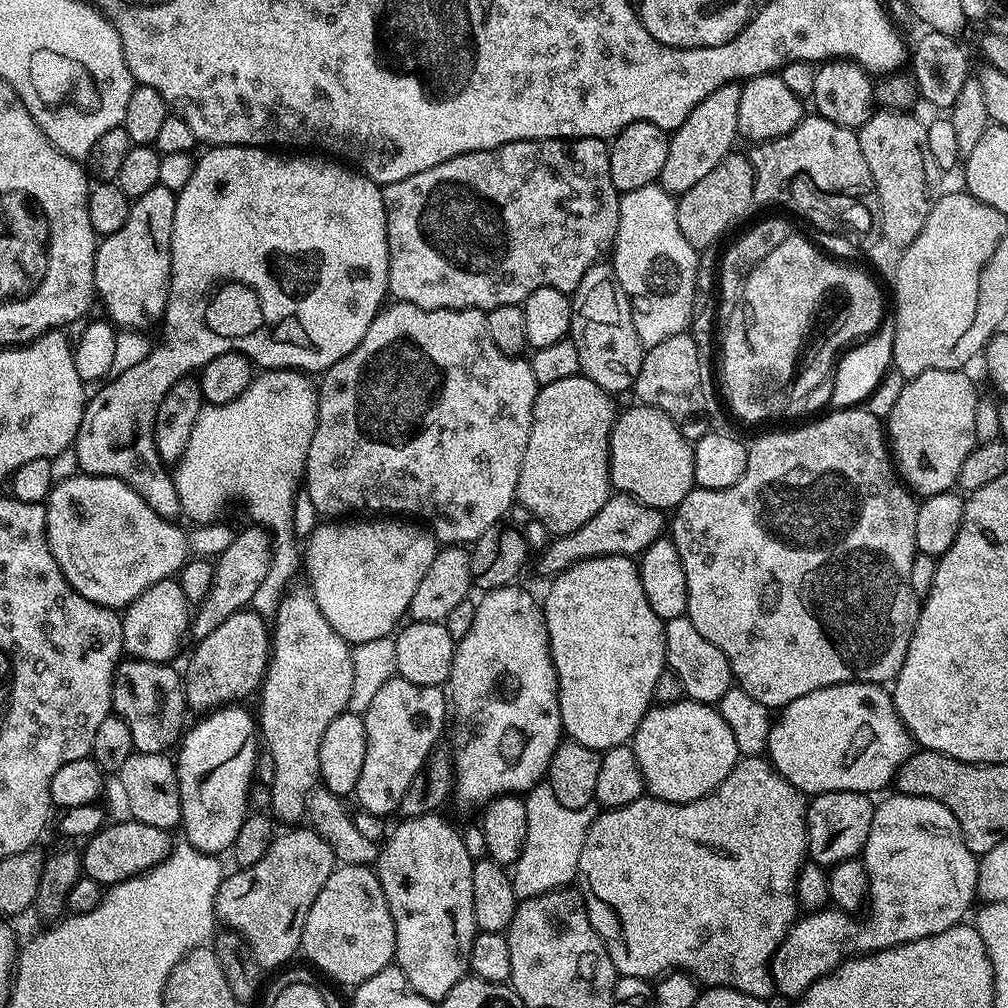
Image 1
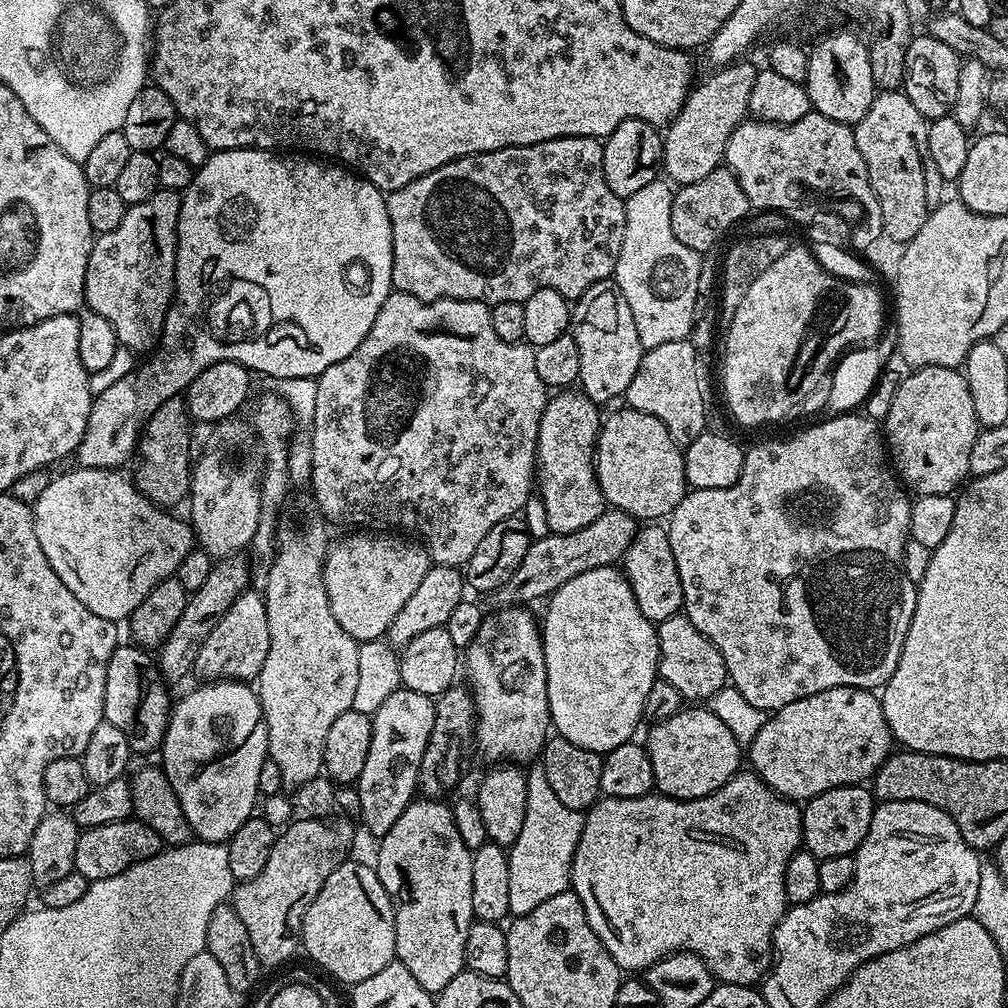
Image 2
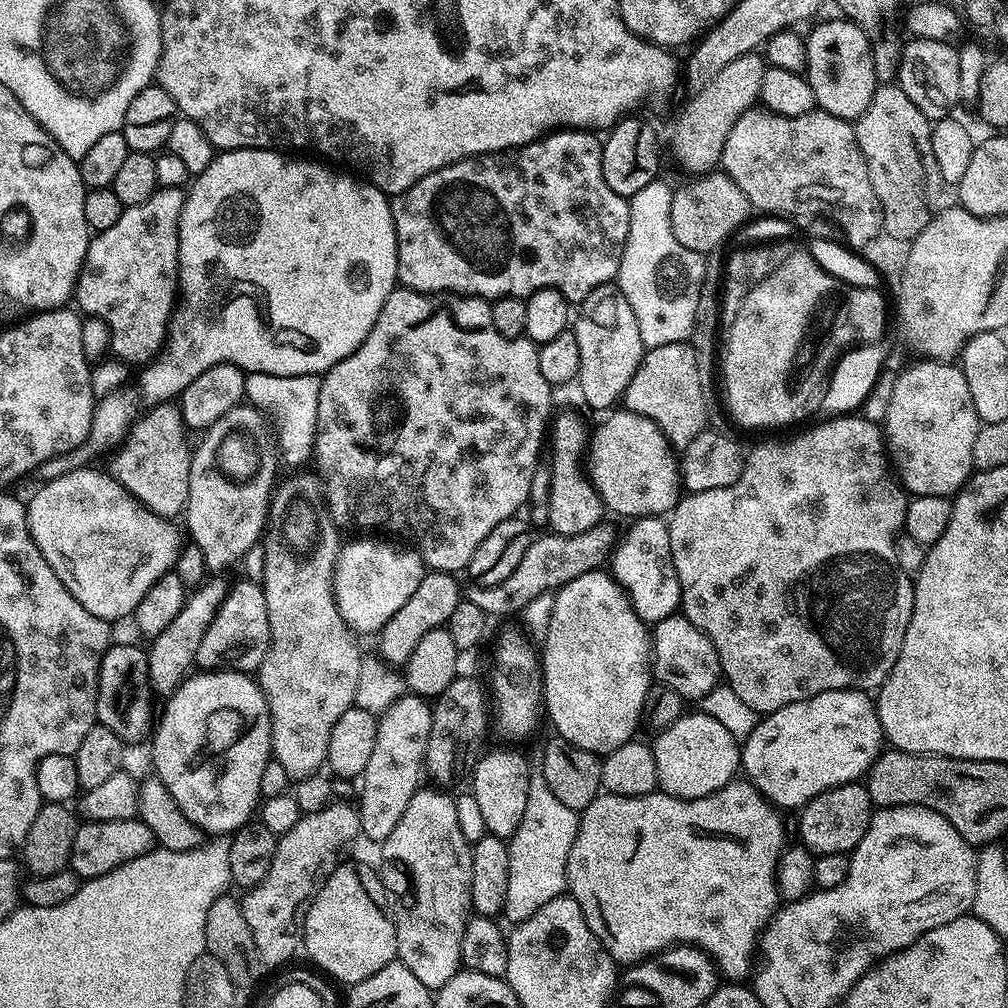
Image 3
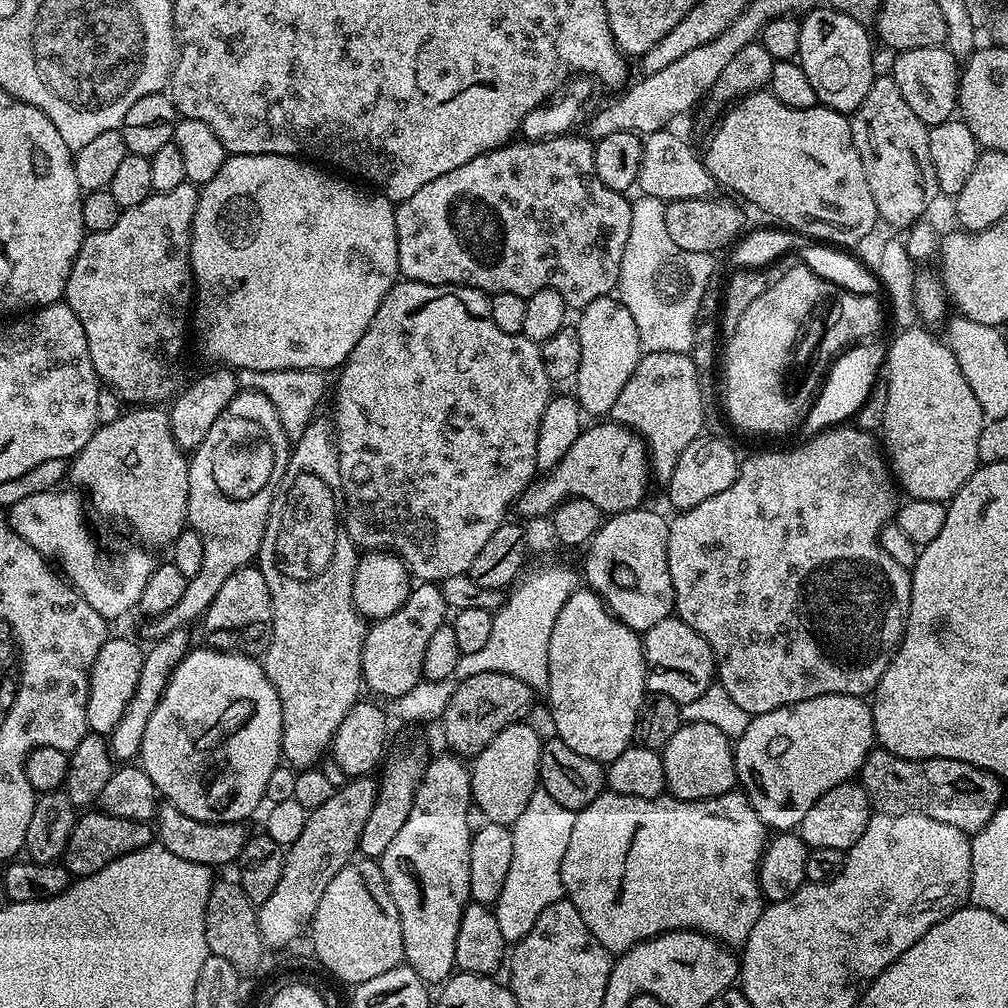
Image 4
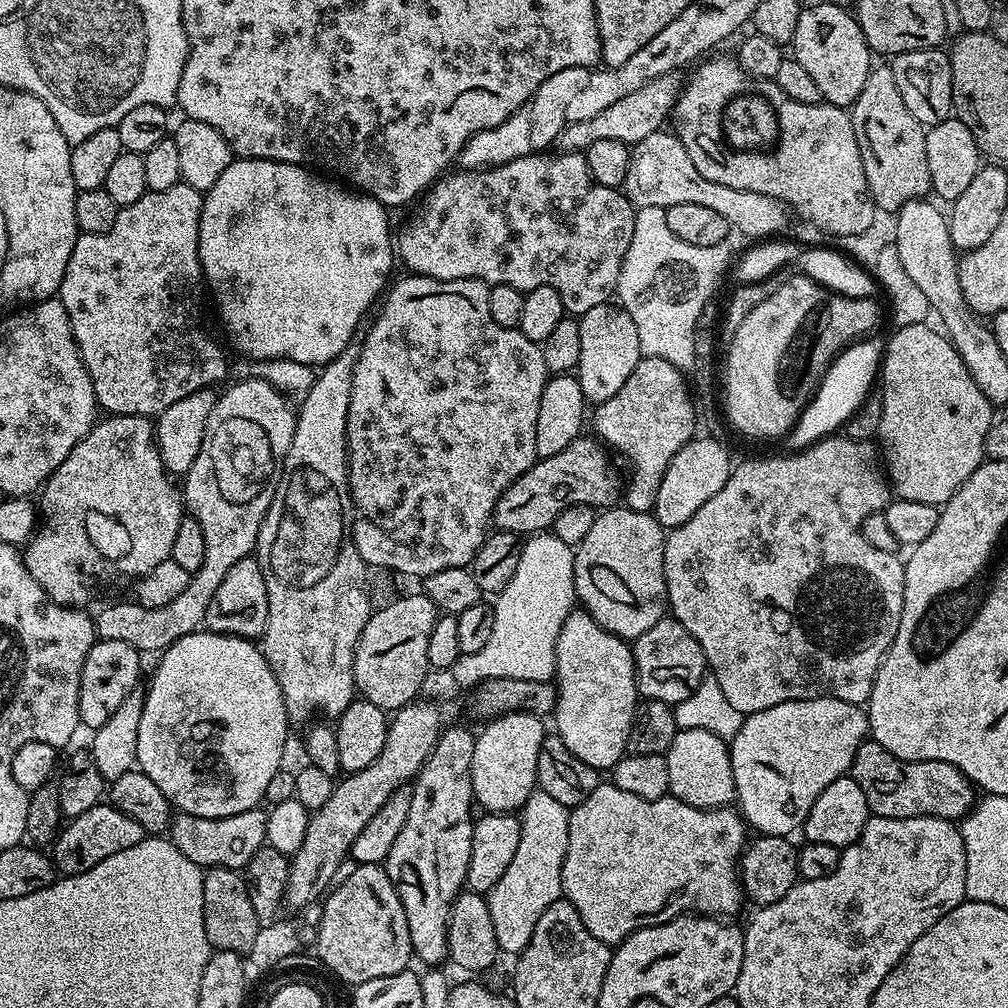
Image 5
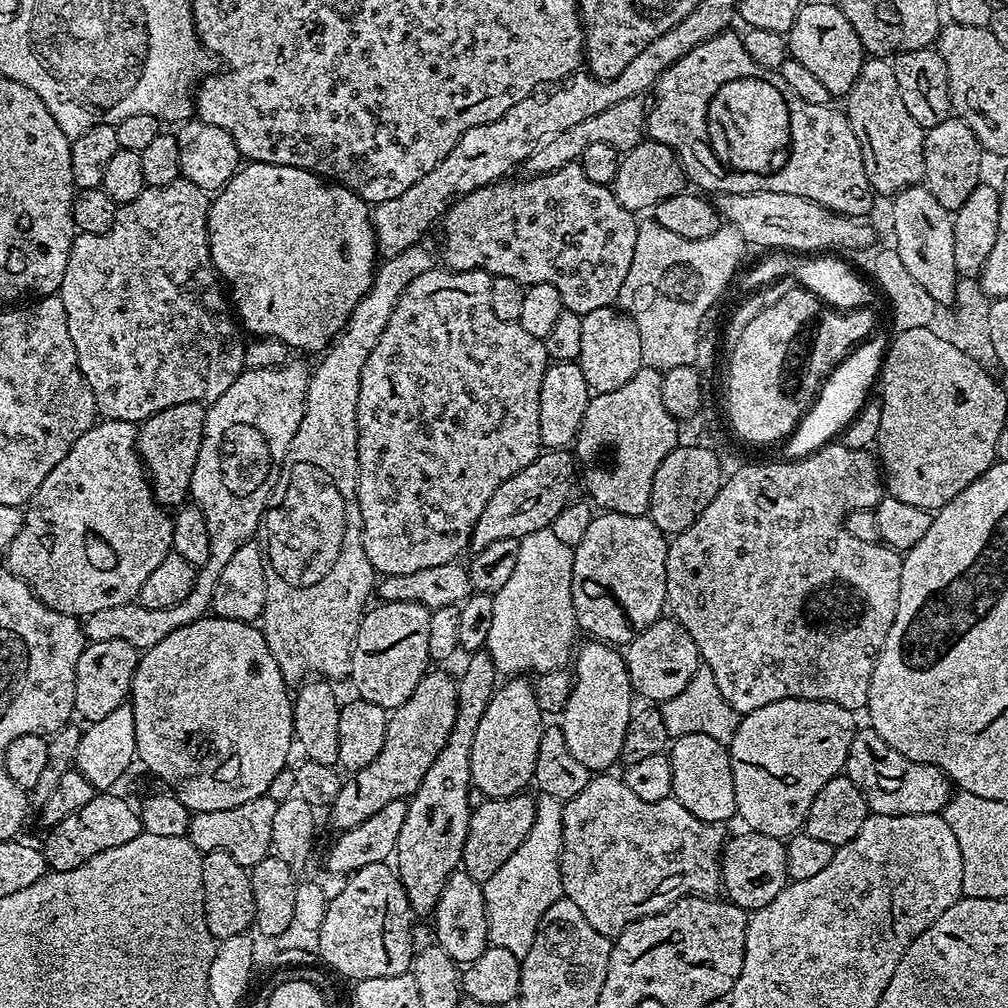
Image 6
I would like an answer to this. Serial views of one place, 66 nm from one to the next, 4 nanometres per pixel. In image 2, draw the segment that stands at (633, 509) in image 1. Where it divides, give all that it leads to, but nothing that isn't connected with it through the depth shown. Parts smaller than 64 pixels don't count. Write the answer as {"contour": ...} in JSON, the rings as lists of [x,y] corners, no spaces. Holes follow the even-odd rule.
{"contour":[[[609,507],[601,516],[594,518],[594,522],[590,522],[590,526],[586,526],[574,534],[563,536],[554,532],[541,540],[533,540],[526,550],[526,558],[522,558],[522,566],[518,566],[518,570],[514,570],[510,579],[501,588],[496,589],[494,599],[497,600],[497,605],[531,605],[531,600],[536,600],[539,596],[544,596],[543,598],[551,597],[553,592],[559,590],[566,582],[570,582],[570,578],[578,578],[578,574],[586,574],[586,570],[615,565],[628,551],[628,547],[632,544],[632,539],[636,537],[637,531],[638,522],[634,517],[617,508]]]}

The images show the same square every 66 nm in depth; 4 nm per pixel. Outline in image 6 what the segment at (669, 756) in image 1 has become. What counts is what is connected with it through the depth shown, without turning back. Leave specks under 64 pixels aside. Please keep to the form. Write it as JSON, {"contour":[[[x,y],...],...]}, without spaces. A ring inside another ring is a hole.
{"contour":[[[706,734],[677,736],[670,744],[670,759],[674,774],[672,796],[679,804],[686,806],[694,818],[720,826],[725,823],[723,820],[737,815],[732,758],[725,745]]]}

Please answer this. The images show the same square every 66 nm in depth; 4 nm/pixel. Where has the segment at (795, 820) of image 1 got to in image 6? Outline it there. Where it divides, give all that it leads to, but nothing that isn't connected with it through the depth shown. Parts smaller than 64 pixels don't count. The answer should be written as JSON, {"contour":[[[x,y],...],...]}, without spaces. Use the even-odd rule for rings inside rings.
{"contour":[[[612,774],[593,775],[588,781],[586,790],[582,790],[582,794],[570,798],[564,804],[564,845],[560,855],[560,886],[566,899],[574,902],[574,906],[578,906],[578,910],[582,910],[586,922],[590,922],[590,926],[594,926],[594,930],[598,930],[598,934],[615,938],[619,936],[622,930],[626,930],[626,926],[630,926],[647,916],[664,912],[670,905],[683,900],[685,896],[715,897],[722,888],[720,863],[722,861],[722,849],[726,843],[726,835],[724,836],[723,831],[725,829],[723,827],[707,824],[698,818],[694,818],[694,814],[690,814],[690,810],[686,810],[686,806],[679,804],[676,799],[669,798],[662,802],[642,802],[642,798],[637,798],[630,791],[630,786],[626,786],[619,775],[608,775]]]}

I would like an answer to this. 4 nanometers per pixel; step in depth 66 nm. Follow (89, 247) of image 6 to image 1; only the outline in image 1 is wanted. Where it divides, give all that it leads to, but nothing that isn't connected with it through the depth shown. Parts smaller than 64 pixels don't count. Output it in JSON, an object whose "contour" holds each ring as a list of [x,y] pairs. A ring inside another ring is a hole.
{"contour":[[[155,188],[147,194],[132,200],[132,209],[126,218],[122,230],[114,230],[114,234],[103,237],[96,245],[94,258],[94,282],[96,296],[104,303],[108,311],[107,319],[113,325],[124,330],[144,330],[152,323],[159,321],[164,315],[164,307],[168,301],[168,291],[172,281],[172,231],[174,230],[174,206],[176,193],[168,188]]]}

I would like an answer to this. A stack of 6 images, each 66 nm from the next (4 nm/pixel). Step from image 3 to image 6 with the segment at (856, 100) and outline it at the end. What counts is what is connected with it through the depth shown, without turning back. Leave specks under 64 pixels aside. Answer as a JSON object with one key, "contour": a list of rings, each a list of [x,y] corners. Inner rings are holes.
{"contour":[[[805,3],[800,7],[798,18],[794,18],[794,26],[786,34],[788,55],[791,59],[802,62],[806,70],[811,70],[814,78],[819,78],[822,86],[826,86],[833,97],[844,98],[862,70],[866,53],[854,26],[850,26],[844,9],[832,4]]]}

